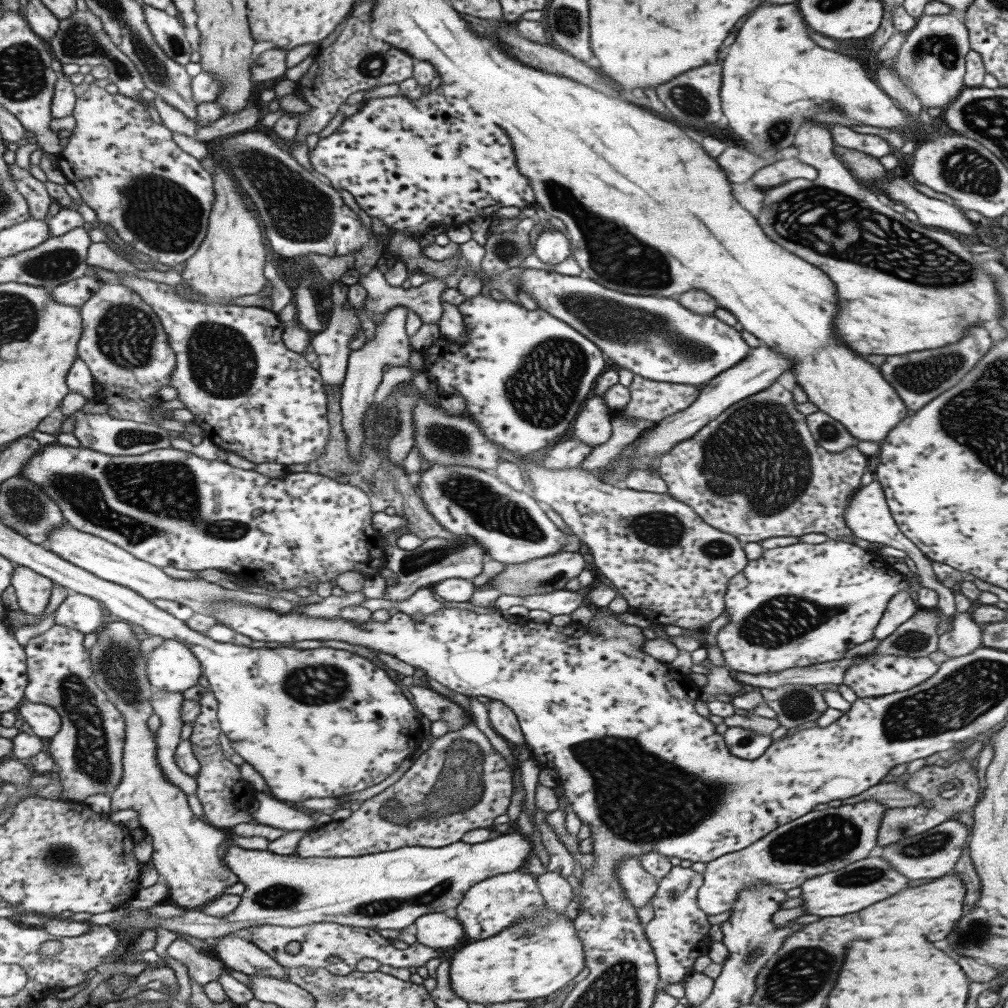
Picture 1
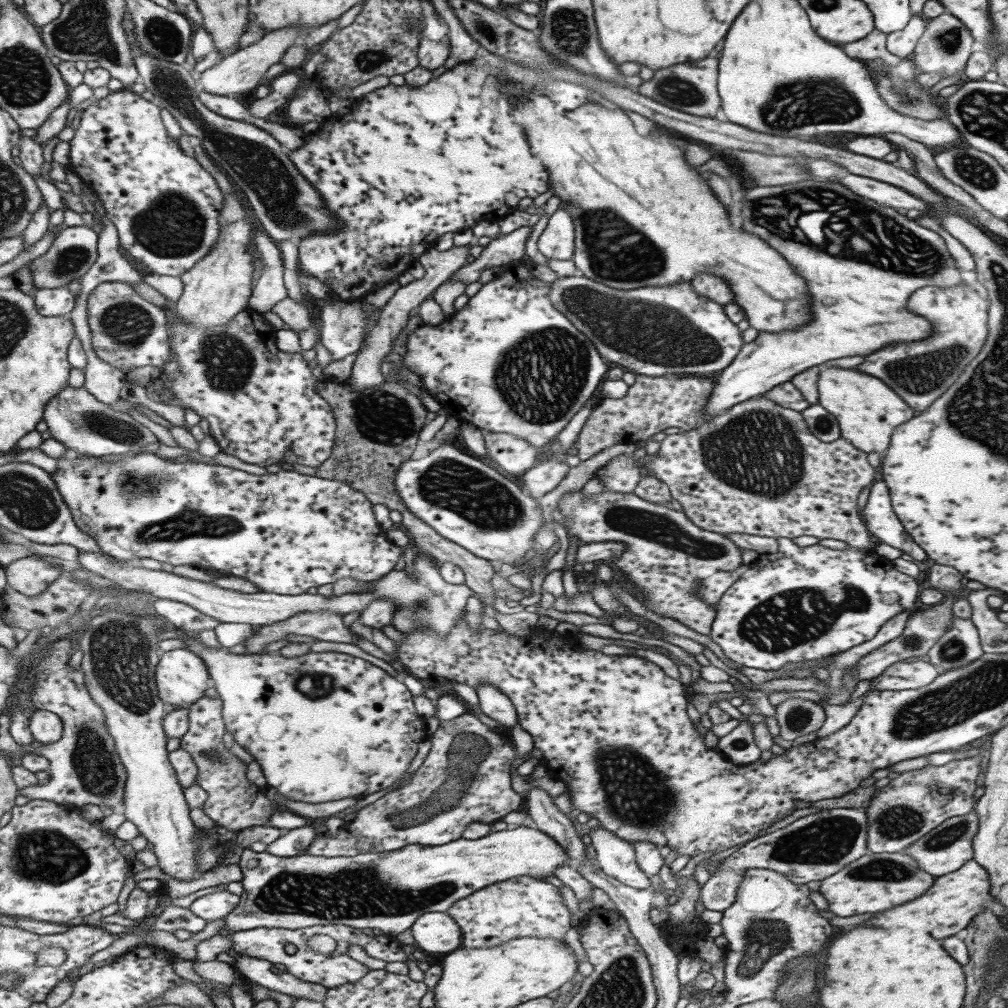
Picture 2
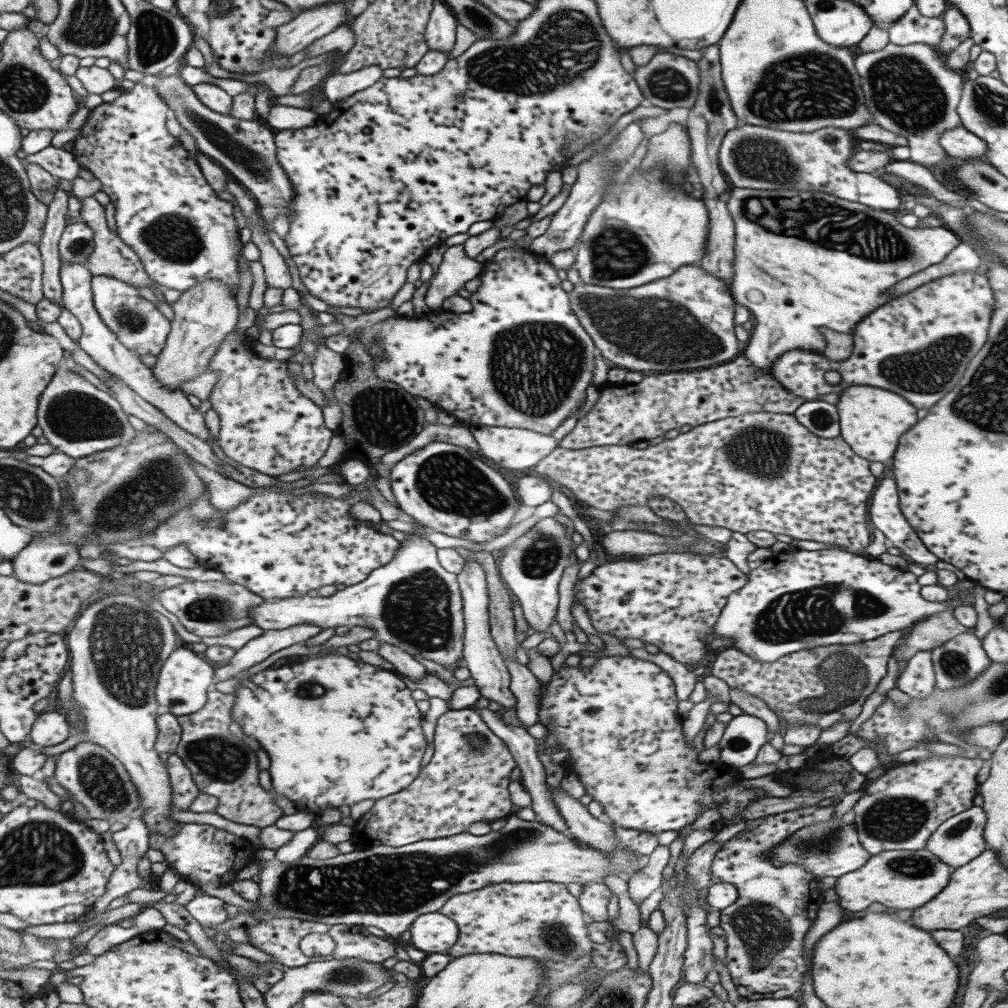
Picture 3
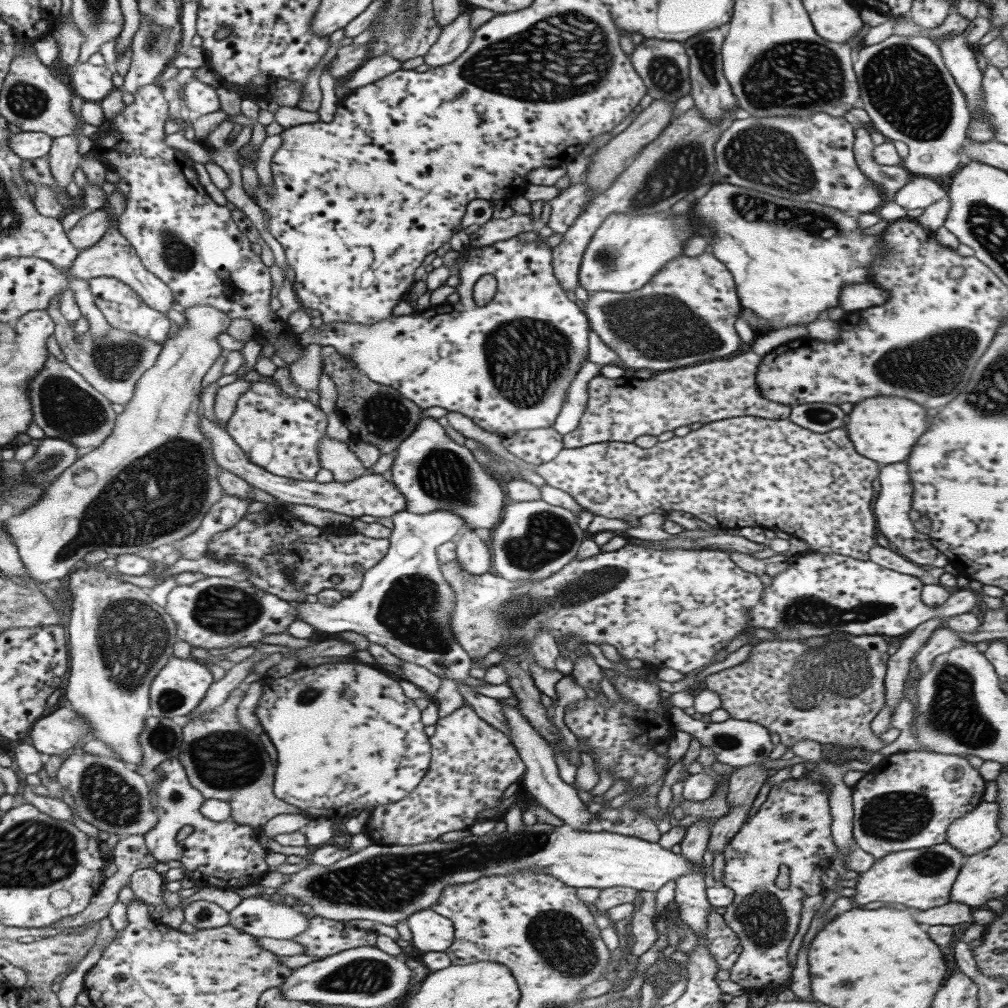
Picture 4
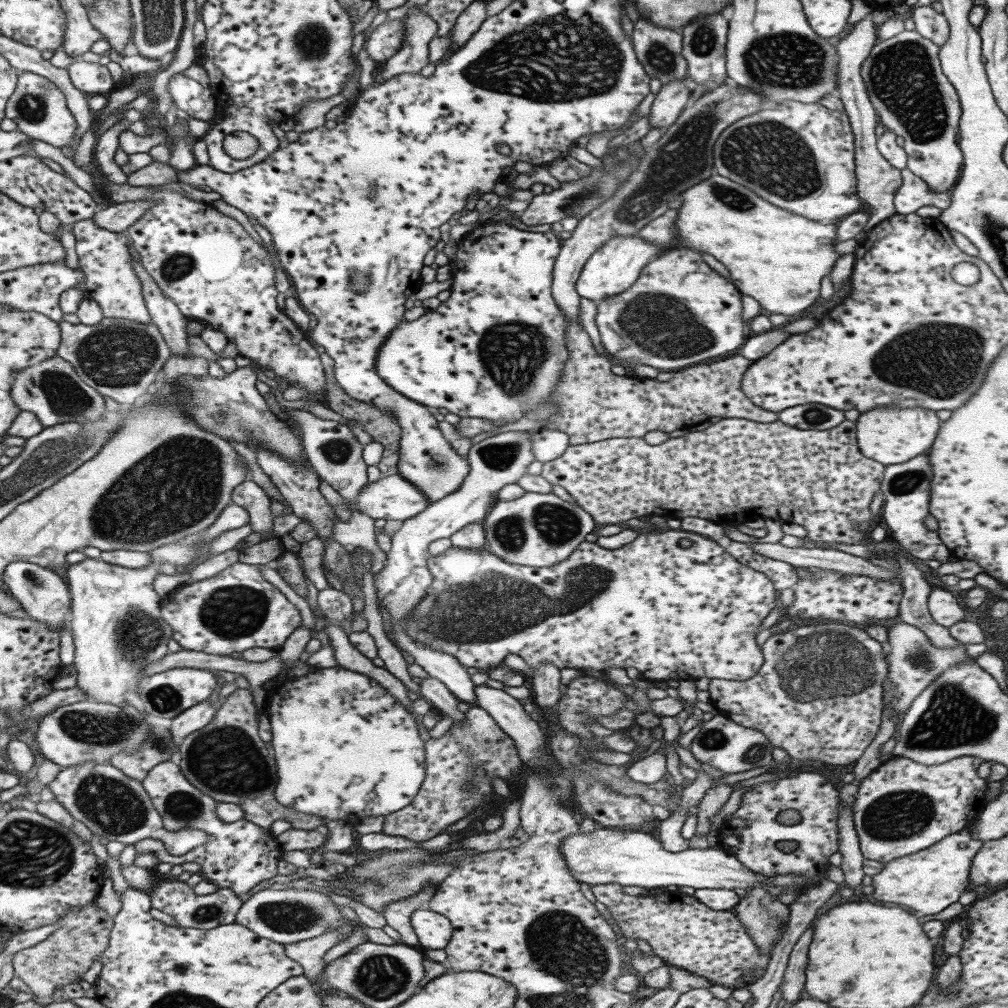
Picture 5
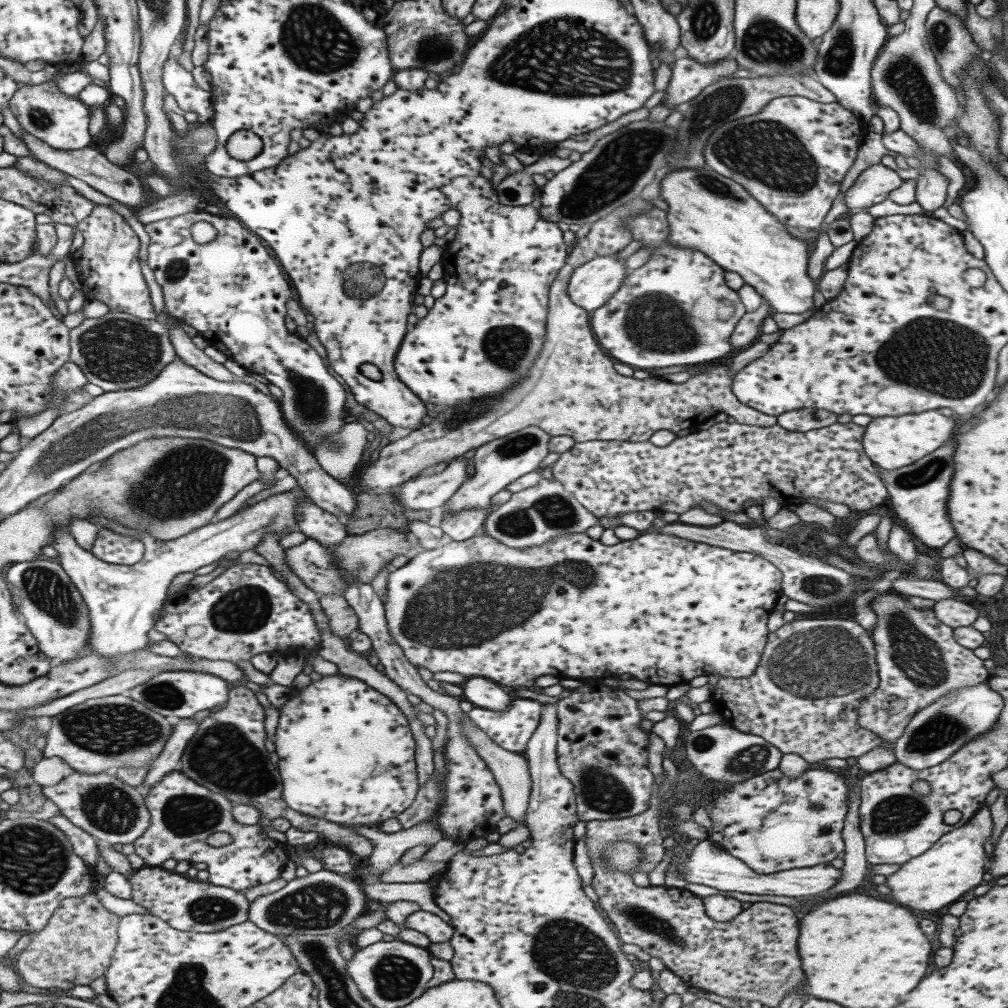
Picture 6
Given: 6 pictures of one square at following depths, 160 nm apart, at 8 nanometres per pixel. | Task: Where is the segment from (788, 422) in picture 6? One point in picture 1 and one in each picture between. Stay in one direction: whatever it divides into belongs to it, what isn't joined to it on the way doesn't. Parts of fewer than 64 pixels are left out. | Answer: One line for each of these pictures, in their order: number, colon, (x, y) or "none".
1: (828, 434)
2: (821, 424)
3: (820, 418)
4: (816, 417)
5: (807, 416)

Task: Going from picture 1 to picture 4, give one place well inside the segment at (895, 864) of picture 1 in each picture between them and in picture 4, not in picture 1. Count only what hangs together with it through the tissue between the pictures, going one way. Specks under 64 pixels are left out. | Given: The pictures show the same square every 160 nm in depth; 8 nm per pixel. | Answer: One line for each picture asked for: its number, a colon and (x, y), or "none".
2: (945, 848)
3: (957, 840)
4: (977, 830)

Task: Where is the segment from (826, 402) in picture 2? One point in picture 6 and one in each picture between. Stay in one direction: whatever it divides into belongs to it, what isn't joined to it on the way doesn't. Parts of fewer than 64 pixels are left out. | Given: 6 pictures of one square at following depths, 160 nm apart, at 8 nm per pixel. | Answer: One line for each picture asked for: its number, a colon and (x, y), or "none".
3: (871, 420)
4: (884, 429)
5: (889, 436)
6: (891, 442)

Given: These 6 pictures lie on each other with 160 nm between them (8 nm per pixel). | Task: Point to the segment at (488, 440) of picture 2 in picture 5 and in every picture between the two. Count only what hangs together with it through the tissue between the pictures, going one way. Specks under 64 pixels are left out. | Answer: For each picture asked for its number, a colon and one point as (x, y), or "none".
3: (515, 449)
4: (536, 447)
5: (547, 444)

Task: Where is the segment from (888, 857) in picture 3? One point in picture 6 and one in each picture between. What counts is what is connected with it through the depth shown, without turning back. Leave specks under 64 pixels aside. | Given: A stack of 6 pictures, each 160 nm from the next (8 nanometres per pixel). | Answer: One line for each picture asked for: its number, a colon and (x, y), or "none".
4: (925, 875)
5: (928, 881)
6: (954, 864)

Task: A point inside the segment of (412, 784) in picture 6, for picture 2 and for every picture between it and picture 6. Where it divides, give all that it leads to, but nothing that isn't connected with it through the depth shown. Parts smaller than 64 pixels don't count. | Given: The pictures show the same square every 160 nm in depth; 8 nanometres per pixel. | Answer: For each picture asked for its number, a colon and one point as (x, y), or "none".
2: (323, 726)
3: (337, 731)
4: (336, 754)
5: (344, 748)

